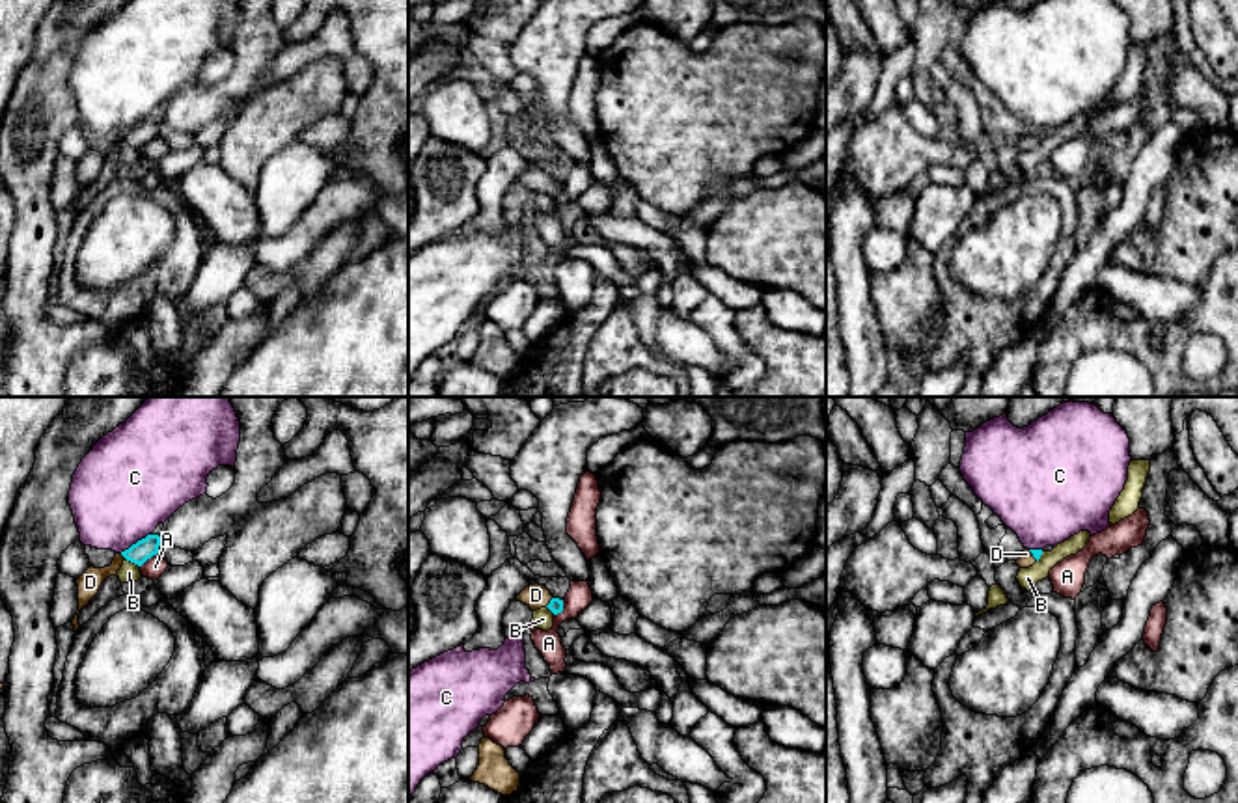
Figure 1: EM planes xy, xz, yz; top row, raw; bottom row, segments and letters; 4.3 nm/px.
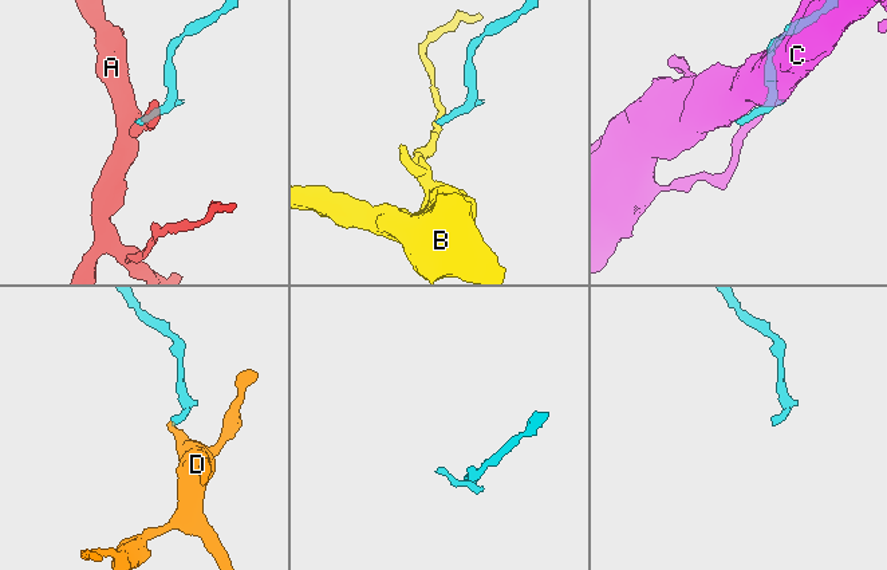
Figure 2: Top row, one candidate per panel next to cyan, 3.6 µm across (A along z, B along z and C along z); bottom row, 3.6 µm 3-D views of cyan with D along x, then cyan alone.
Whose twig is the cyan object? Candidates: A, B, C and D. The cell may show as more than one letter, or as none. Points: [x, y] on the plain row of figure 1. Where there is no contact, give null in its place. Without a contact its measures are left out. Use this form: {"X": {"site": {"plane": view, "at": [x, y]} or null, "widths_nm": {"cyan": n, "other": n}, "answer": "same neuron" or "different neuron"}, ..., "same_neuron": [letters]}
{"A": {"site": {"plane": "xy", "at": [148, 140]}, "widths_nm": {"cyan": 90, "other": 90}, "answer": "different neuron"}, "B": {"site": {"plane": "xy", "at": [133, 144]}, "widths_nm": {"cyan": 90, "other": 90}, "answer": "different neuron"}, "C": {"site": {"plane": "xy", "at": [137, 125]}, "widths_nm": {"cyan": 90, "other": 440}, "answer": "different neuron"}, "D": {"site": {"plane": "xy", "at": [123, 138]}, "widths_nm": {"cyan": 90, "other": 100}, "answer": "same neuron"}, "same_neuron": ["D"]}

